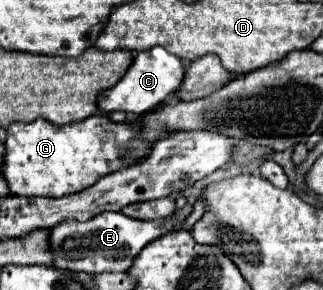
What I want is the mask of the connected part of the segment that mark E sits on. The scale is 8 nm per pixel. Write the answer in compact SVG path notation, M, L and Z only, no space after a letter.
M105 211L89 221L61 221L49 231L49 251L53 255L55 269L103 273L103 271L127 271L133 257L153 239L173 231L175 225L167 219L139 221L119 211Z

